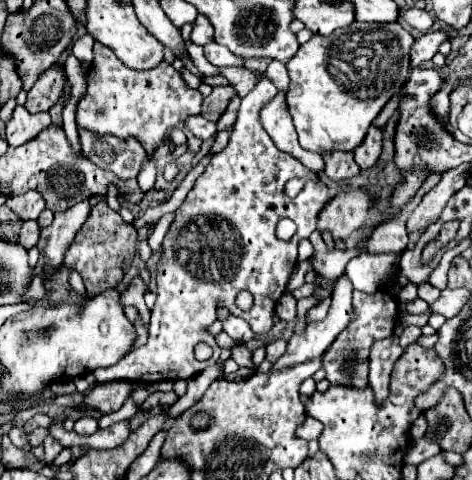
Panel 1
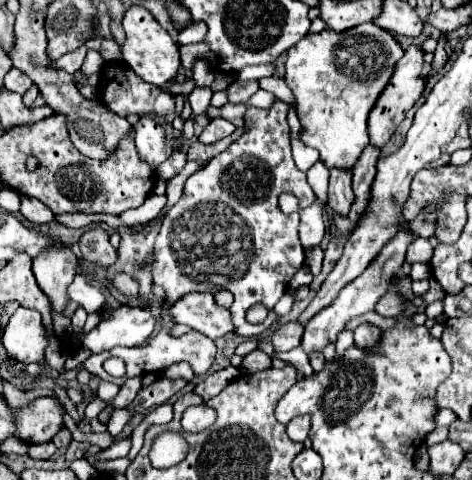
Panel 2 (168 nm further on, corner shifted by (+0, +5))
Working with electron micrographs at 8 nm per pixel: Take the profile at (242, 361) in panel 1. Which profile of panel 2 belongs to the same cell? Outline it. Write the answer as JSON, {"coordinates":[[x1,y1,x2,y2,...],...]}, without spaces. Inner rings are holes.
{"coordinates":[[260,349,252,351,250,355,246,355,244,361,242,361,242,365,240,365,240,369,246,371,246,373,266,371,266,369,270,369,270,367,272,367,272,359,270,359,266,353,262,353]]}

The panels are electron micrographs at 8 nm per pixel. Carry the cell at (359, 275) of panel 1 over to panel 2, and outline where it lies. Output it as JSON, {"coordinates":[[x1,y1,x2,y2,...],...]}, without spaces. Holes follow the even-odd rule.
{"coordinates":[[418,237,418,239,414,239,414,241,410,243,408,253,406,253,406,261,408,261,408,263,416,263,416,261,420,261,420,263,430,263,432,253,434,253,434,247,430,245,430,241]]}

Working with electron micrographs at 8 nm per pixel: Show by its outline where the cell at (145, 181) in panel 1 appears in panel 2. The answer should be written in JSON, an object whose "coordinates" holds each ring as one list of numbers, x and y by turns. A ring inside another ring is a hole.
{"coordinates":[[142,115,140,121,132,125,132,129,134,129,134,139,140,151,140,157,152,167,158,167,172,155,174,145,168,143,166,131,156,117]]}

